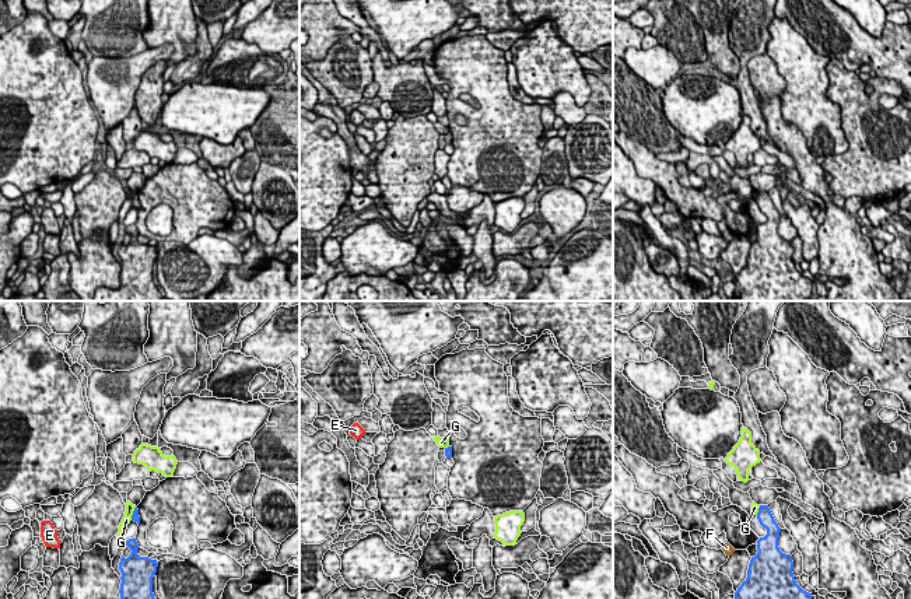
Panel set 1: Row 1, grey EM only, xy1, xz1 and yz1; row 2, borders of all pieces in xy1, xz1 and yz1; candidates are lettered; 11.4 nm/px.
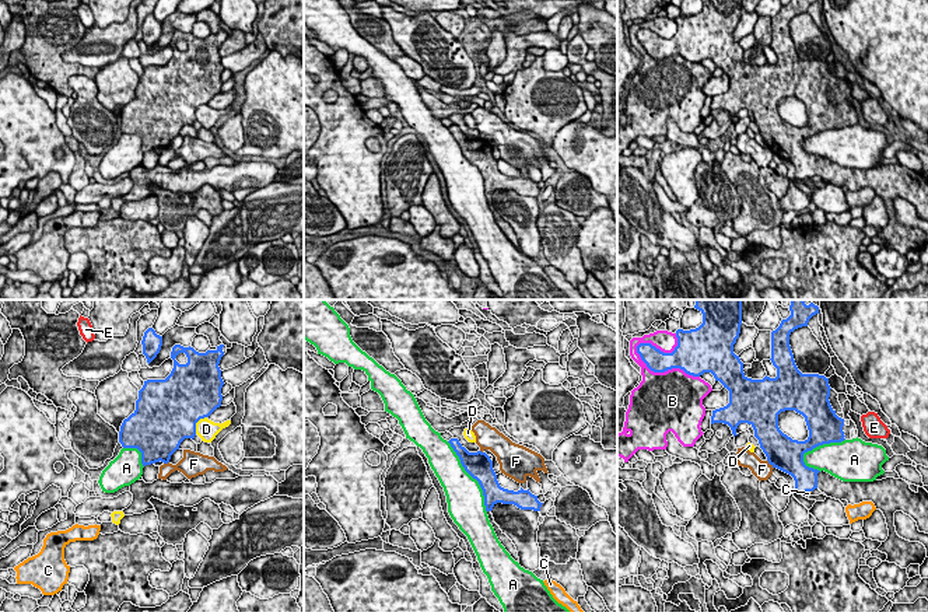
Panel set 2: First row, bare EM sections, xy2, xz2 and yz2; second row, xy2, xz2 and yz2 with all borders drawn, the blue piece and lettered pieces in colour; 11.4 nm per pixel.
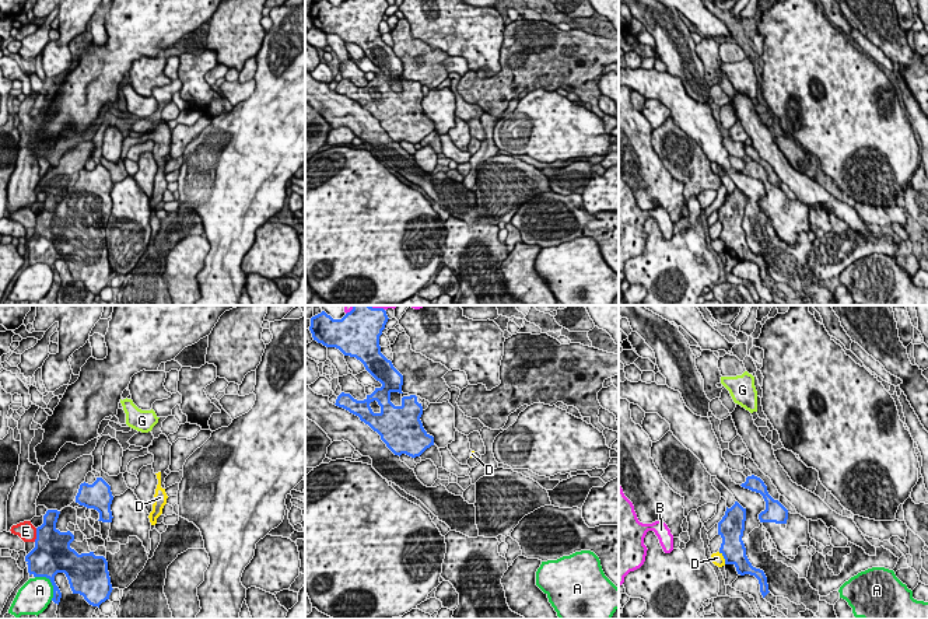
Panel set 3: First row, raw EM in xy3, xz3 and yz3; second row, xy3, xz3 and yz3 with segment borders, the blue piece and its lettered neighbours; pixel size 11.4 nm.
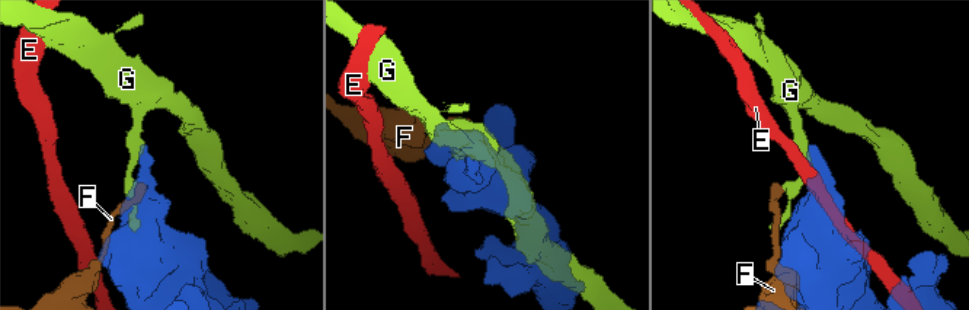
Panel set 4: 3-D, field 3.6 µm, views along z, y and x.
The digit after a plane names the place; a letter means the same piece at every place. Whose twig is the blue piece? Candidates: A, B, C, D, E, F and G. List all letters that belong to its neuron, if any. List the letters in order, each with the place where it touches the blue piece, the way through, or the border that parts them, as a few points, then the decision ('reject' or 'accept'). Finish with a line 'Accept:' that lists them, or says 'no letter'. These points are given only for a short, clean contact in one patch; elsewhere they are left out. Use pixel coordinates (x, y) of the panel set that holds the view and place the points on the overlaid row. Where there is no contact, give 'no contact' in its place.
A: meets blue in xz2 at (472, 476); reject
B: meets blue in yz2 at (664, 371); reject
C: meets blue in yz2 at (806, 490); border along yz2 (811, 490), (804, 493); reject
D: meets blue in xy2 at (196, 422); reject
E: meets blue in xy3 at (37, 535); border along xy3 (37, 528), (34, 541); reject
F: meets blue in yz2 at (769, 462); reject
G: meets blue in xy1 at (133, 514); border along xy1 (136, 507), (130, 519); reject
Accept: no letter

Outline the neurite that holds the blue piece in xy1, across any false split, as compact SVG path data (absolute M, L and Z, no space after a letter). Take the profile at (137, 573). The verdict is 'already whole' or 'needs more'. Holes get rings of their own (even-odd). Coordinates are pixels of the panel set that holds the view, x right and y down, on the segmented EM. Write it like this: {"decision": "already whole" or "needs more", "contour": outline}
{"decision": "already whole", "contour": "M136 539L126 540L132 550L130 556L122 556L119 570L122 572L120 599L155 599L153 593L153 578L157 572L158 563L148 557L137 554L139 544Z"}

